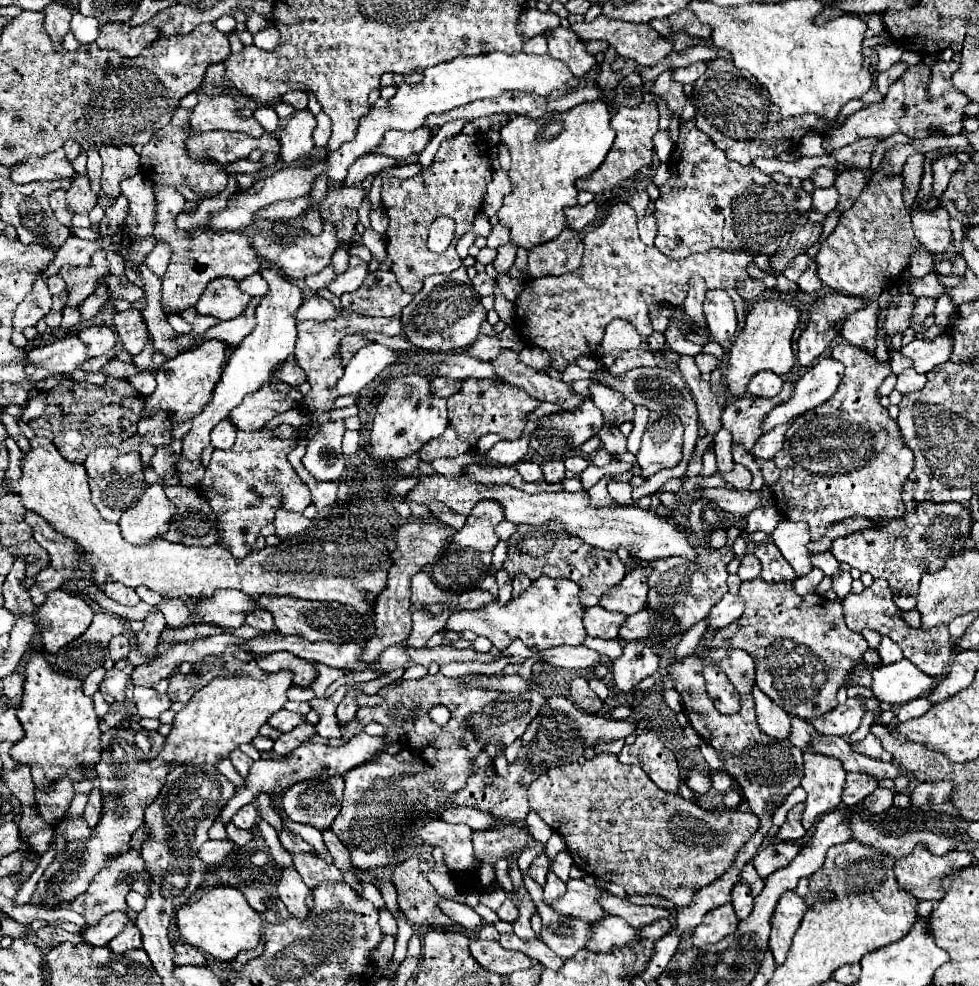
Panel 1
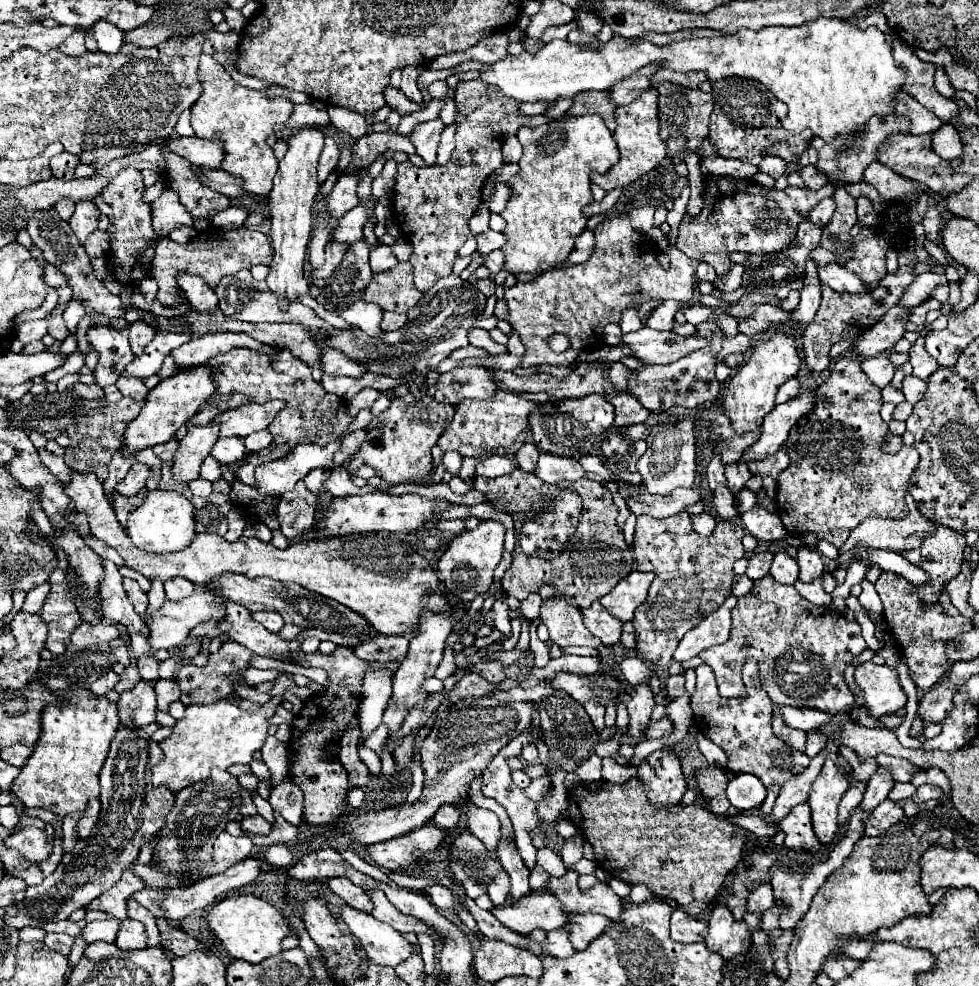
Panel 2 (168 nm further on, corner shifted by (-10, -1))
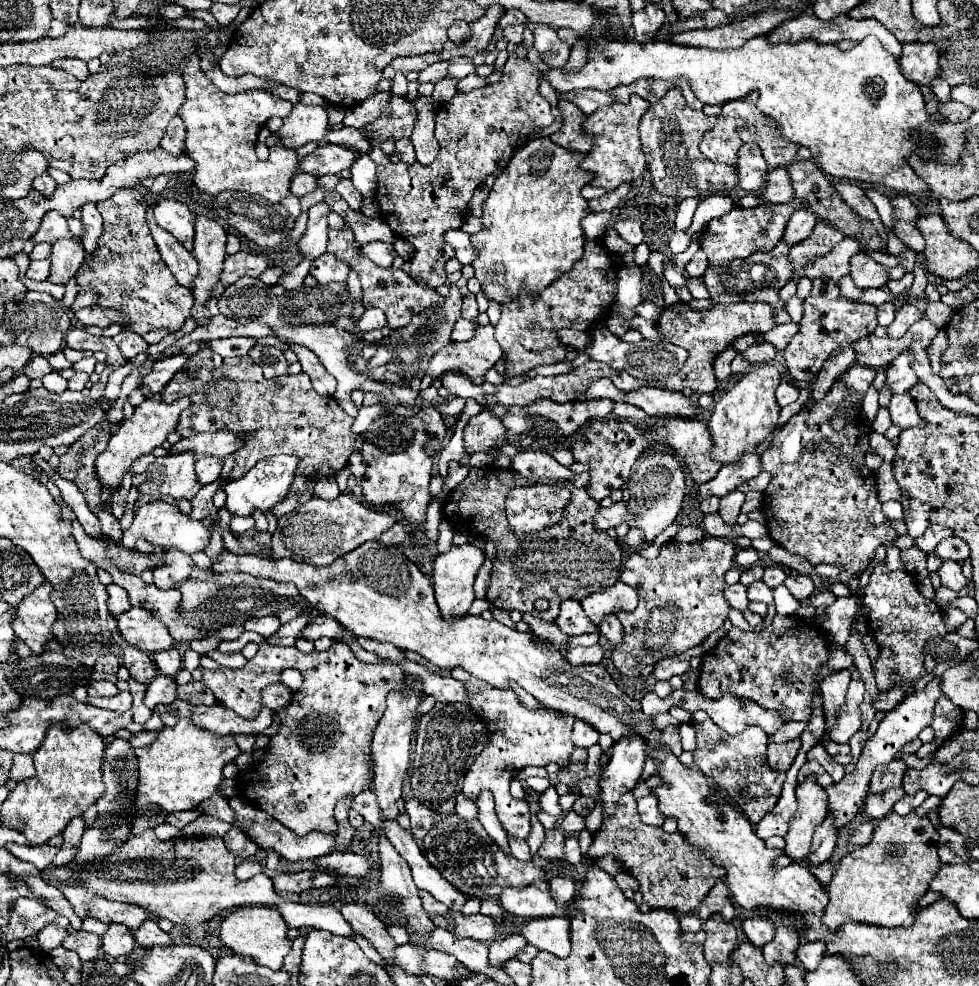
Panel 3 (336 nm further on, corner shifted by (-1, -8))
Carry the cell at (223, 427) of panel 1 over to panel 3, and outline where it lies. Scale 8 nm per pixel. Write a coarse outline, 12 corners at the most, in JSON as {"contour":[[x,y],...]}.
{"contour":[[202,457],[196,461],[196,481],[214,483],[220,477],[222,459]]}

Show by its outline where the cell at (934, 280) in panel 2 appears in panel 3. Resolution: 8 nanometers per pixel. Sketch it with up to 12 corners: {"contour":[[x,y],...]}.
{"contour":[[884,303],[876,313],[878,325],[888,327],[894,321],[896,305]]}

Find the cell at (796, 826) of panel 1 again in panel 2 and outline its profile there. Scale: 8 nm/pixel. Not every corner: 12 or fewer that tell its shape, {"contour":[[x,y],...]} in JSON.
{"contour":[[809,804],[795,806],[781,822],[785,846],[821,850]]}

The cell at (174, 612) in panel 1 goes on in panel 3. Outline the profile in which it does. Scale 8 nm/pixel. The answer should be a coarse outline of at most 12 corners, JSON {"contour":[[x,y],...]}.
{"contour":[[166,551],[164,565],[154,569],[154,585],[174,589],[194,567],[190,555]]}

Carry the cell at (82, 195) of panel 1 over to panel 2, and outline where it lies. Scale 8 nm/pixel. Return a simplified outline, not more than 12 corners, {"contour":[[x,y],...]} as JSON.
{"contour":[[95,200],[77,202],[69,226],[81,242],[97,230]]}

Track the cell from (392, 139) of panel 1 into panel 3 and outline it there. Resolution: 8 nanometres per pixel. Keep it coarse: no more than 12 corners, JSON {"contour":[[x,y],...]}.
{"contour":[[326,143],[302,157],[296,173],[314,177],[350,169],[356,153]]}

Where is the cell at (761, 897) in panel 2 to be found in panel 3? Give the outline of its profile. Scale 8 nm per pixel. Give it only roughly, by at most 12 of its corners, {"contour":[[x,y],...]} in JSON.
{"contour":[[768,919],[742,923],[746,937],[764,947],[774,937],[774,923]]}

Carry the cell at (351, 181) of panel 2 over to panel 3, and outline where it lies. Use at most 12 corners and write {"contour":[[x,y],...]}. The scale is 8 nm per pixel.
{"contour":[[324,201],[308,209],[298,251],[308,261],[326,253]]}

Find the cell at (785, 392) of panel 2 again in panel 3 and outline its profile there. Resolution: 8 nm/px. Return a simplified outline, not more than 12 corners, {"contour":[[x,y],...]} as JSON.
{"contour":[[788,381],[776,389],[778,405],[794,403],[800,389]]}

